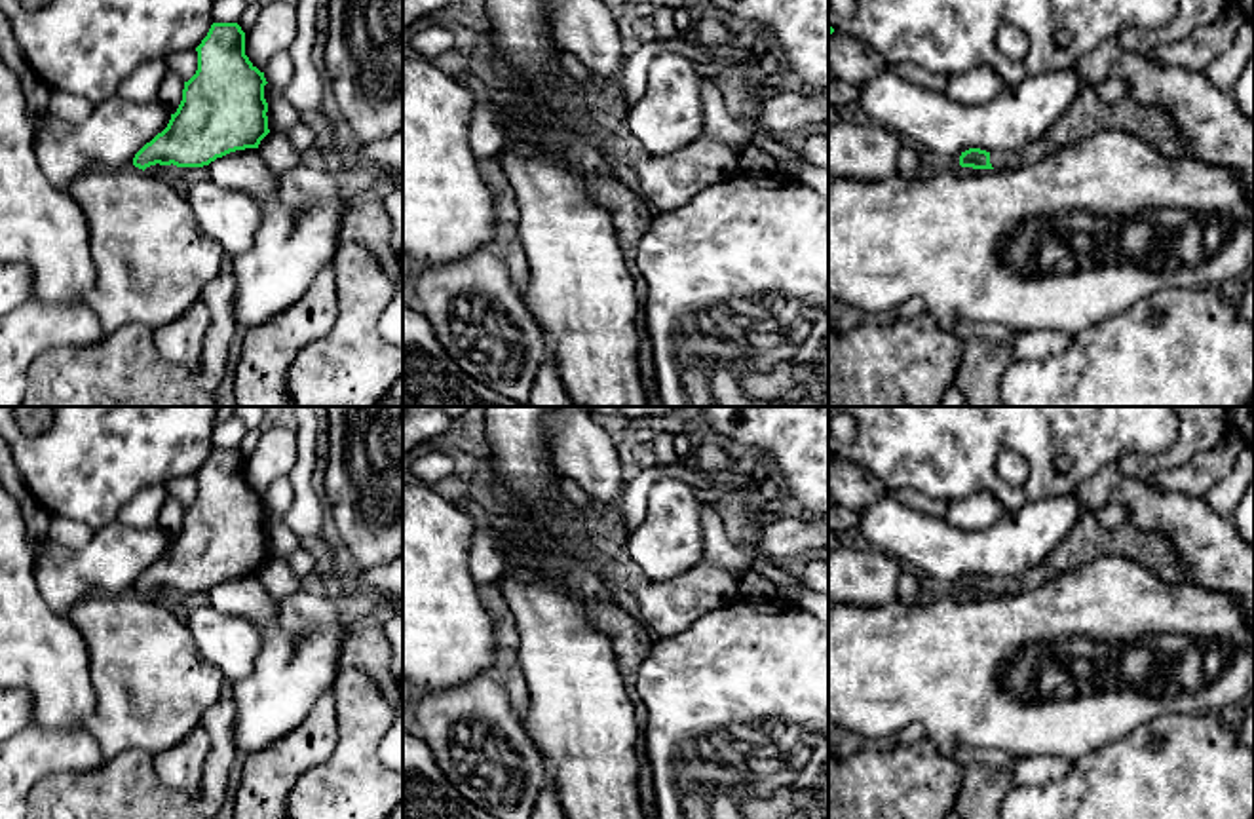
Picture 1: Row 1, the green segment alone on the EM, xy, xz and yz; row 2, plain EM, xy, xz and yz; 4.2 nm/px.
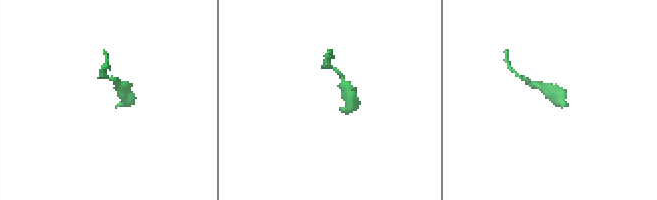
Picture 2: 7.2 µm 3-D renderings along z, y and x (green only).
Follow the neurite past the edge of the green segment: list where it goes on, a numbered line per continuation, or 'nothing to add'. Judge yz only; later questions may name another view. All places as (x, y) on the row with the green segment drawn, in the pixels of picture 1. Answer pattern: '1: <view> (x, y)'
1: yz (1087, 114)

